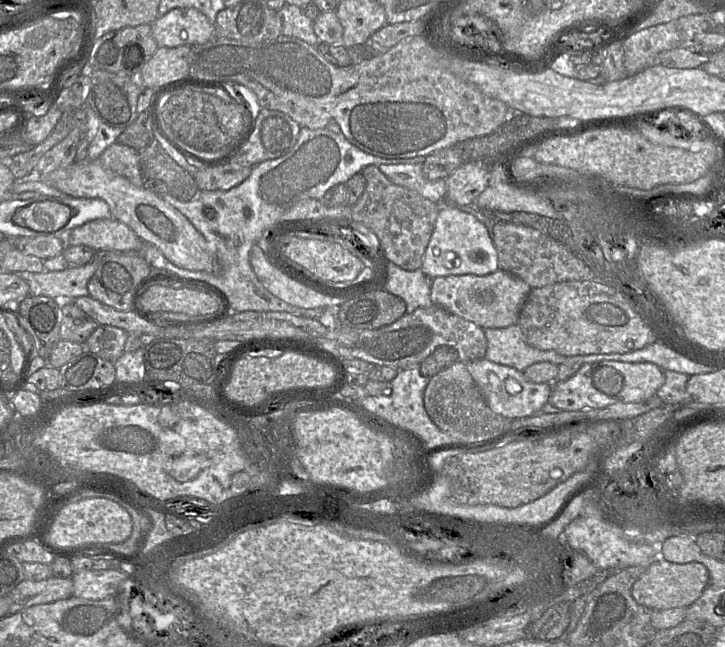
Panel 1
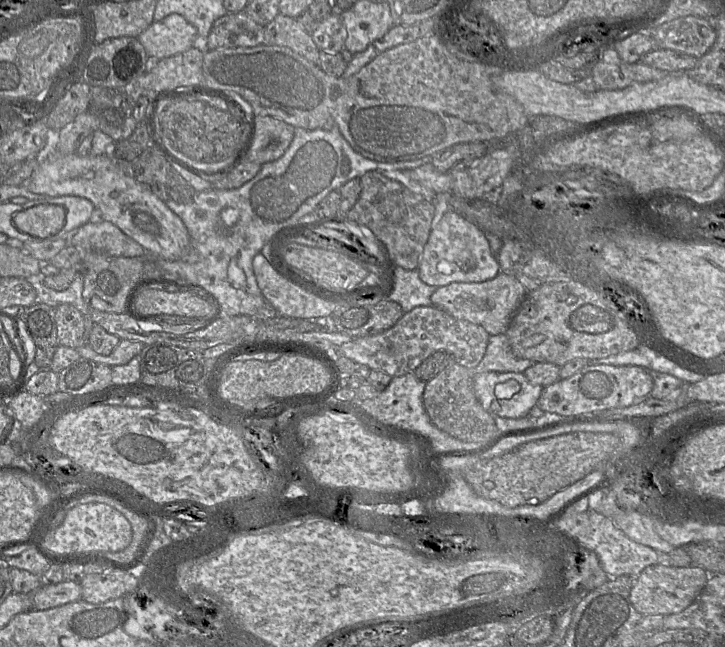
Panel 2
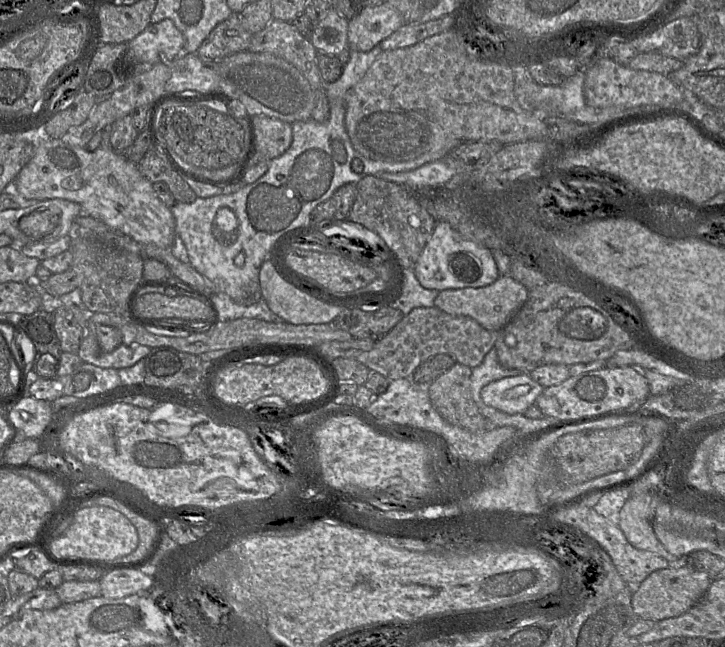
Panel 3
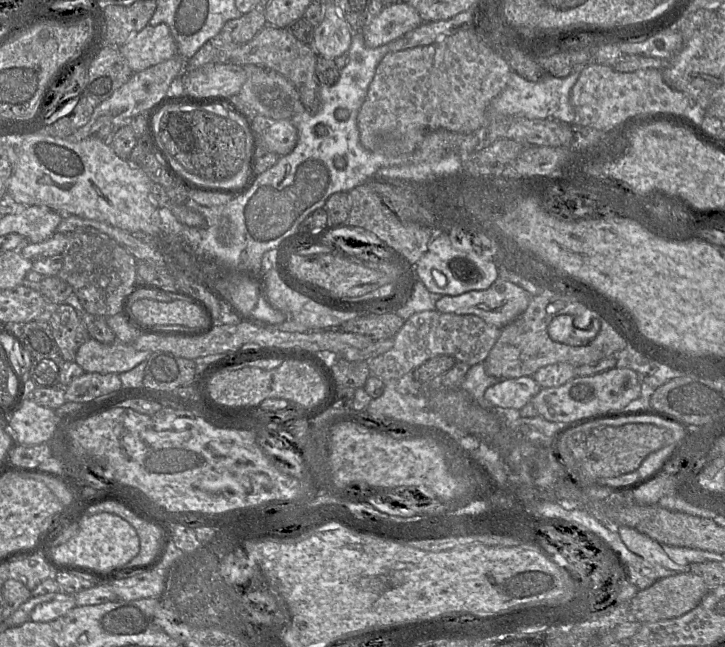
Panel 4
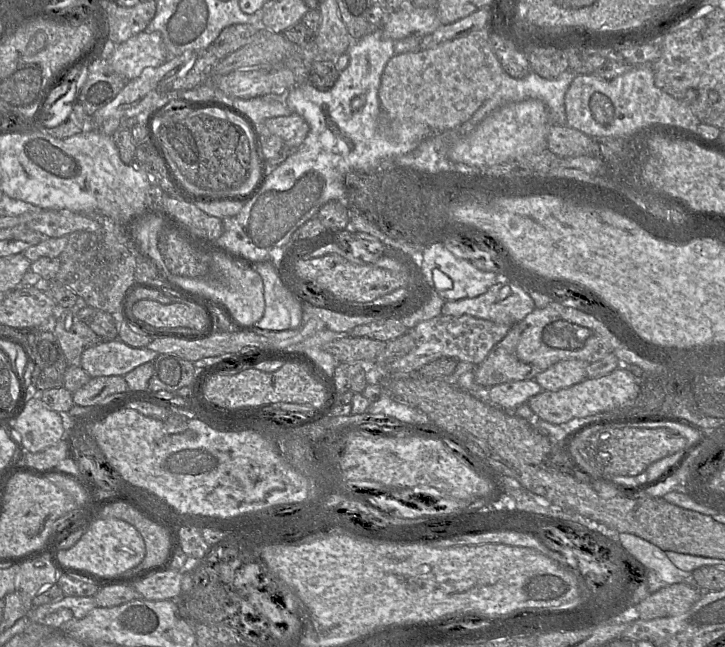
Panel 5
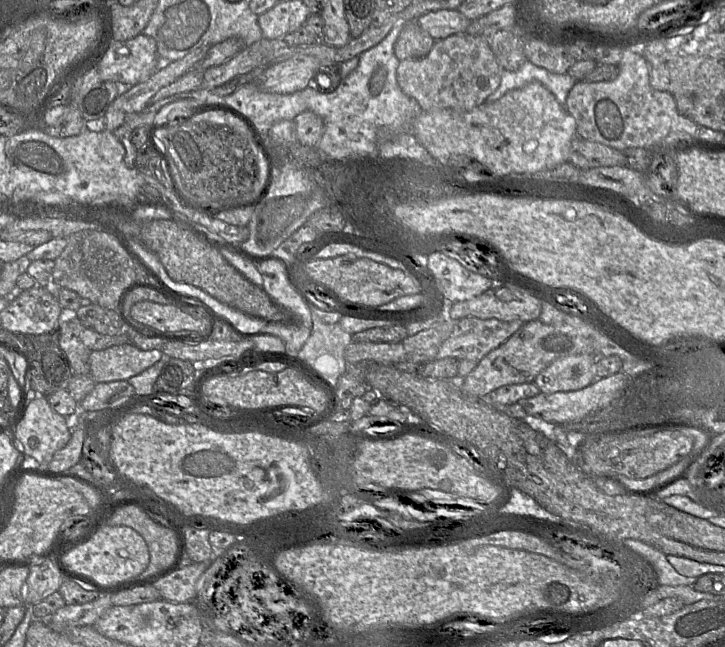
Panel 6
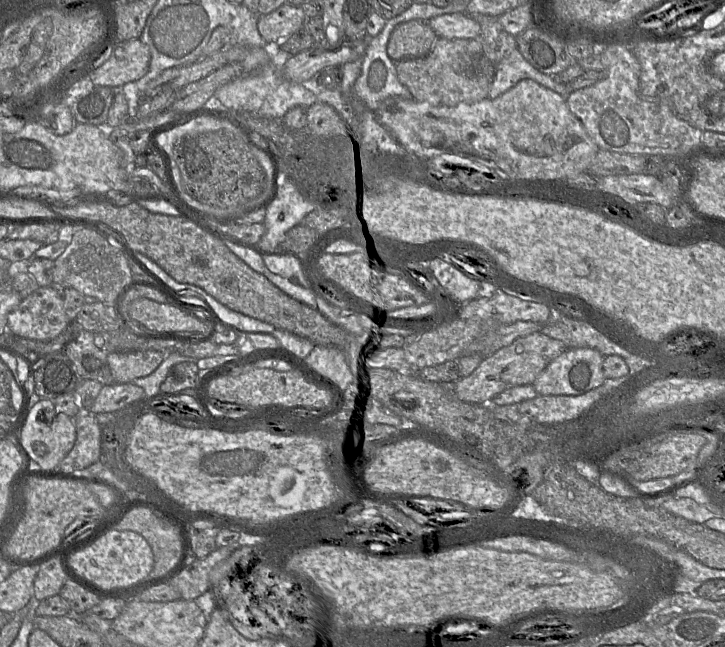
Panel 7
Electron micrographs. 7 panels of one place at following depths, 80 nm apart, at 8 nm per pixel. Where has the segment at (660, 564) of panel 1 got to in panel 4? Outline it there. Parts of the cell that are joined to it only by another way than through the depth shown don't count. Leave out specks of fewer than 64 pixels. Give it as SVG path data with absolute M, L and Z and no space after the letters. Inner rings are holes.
M691 572L663 577L639 590L630 600L631 614L641 623L677 618L693 610L707 593L708 587L704 580Z

